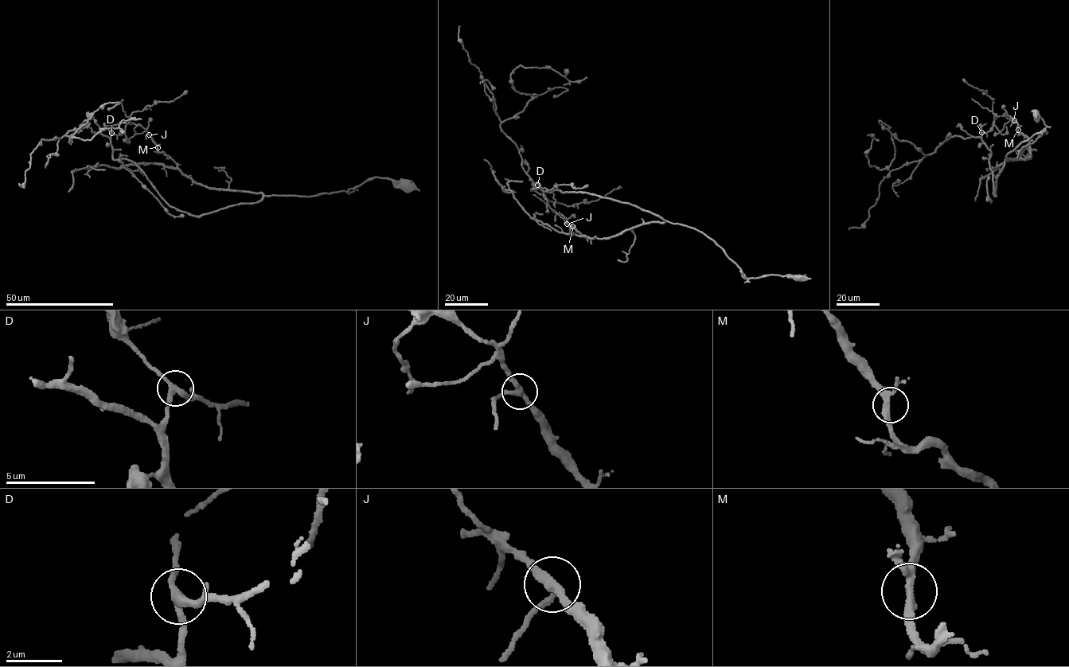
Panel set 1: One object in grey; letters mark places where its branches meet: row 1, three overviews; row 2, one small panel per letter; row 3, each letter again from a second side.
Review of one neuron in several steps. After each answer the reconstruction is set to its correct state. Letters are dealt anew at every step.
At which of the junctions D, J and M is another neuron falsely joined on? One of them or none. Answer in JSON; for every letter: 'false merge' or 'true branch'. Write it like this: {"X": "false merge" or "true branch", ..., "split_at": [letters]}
{"D": "true branch", "J": "true branch", "M": "true branch", "split_at": []}

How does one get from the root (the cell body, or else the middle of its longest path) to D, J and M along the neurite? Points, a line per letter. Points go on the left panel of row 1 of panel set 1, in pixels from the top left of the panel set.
D: (407, 186), (376, 177), (309, 196), (208, 188), (160, 152), (146, 131), (128, 139), (124, 131), (111, 133)
J: (407, 186), (376, 177), (347, 191), (309, 196), (208, 188), (188, 178), (158, 150), (149, 134)
M: (407, 186), (376, 177), (368, 178), (347, 191), (309, 196), (263, 195), (208, 188), (188, 178), (158, 147)

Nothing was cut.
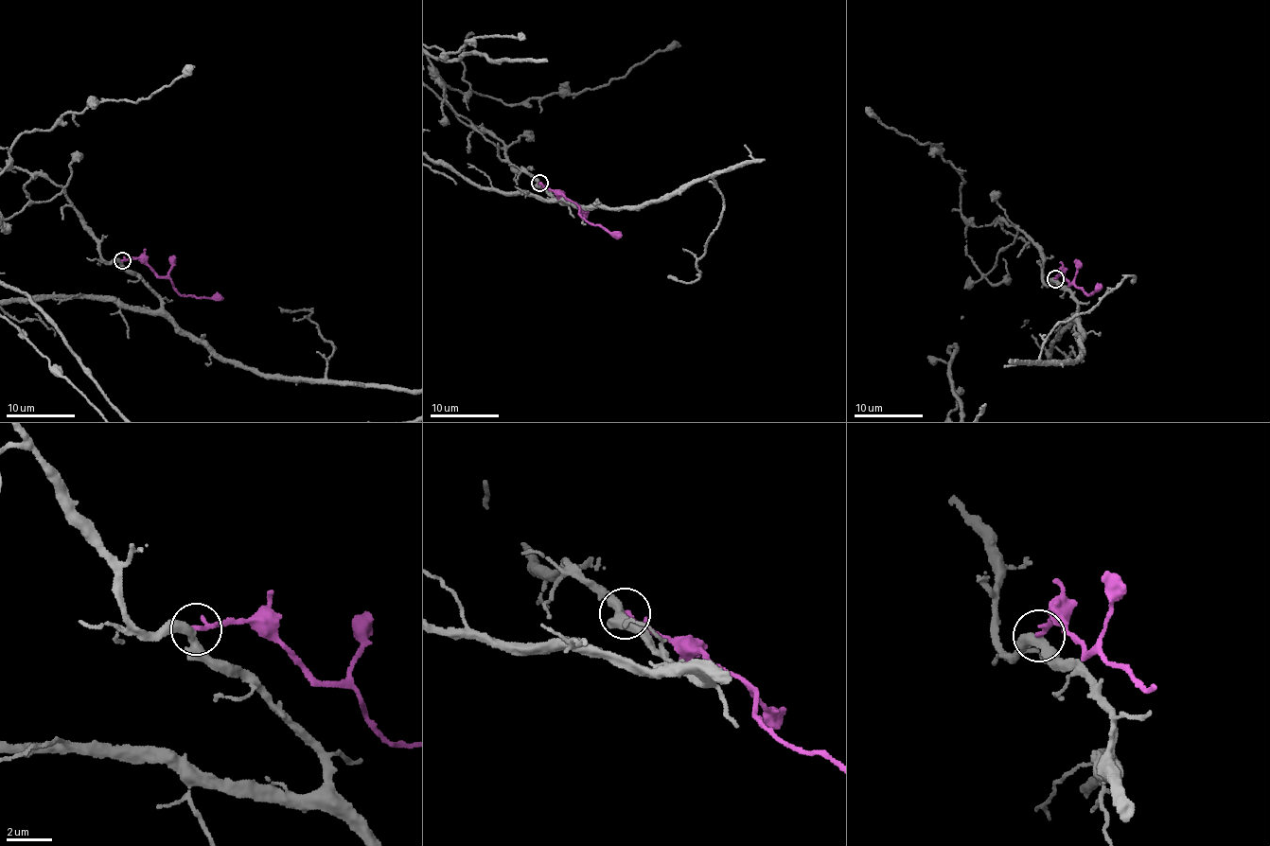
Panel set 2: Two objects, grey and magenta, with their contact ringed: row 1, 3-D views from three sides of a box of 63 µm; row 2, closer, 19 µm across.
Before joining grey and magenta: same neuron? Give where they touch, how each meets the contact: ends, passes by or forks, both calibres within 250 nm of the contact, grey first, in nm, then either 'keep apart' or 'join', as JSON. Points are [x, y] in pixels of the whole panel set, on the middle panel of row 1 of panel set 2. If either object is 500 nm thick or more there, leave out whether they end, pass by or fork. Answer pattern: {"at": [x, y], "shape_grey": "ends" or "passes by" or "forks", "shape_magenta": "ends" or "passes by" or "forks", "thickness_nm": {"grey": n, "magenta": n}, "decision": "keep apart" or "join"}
{"at": [539, 183], "shape_grey": "passes by", "shape_magenta": "ends", "thickness_nm": {"grey": 400, "magenta": 240}, "decision": "keep apart"}

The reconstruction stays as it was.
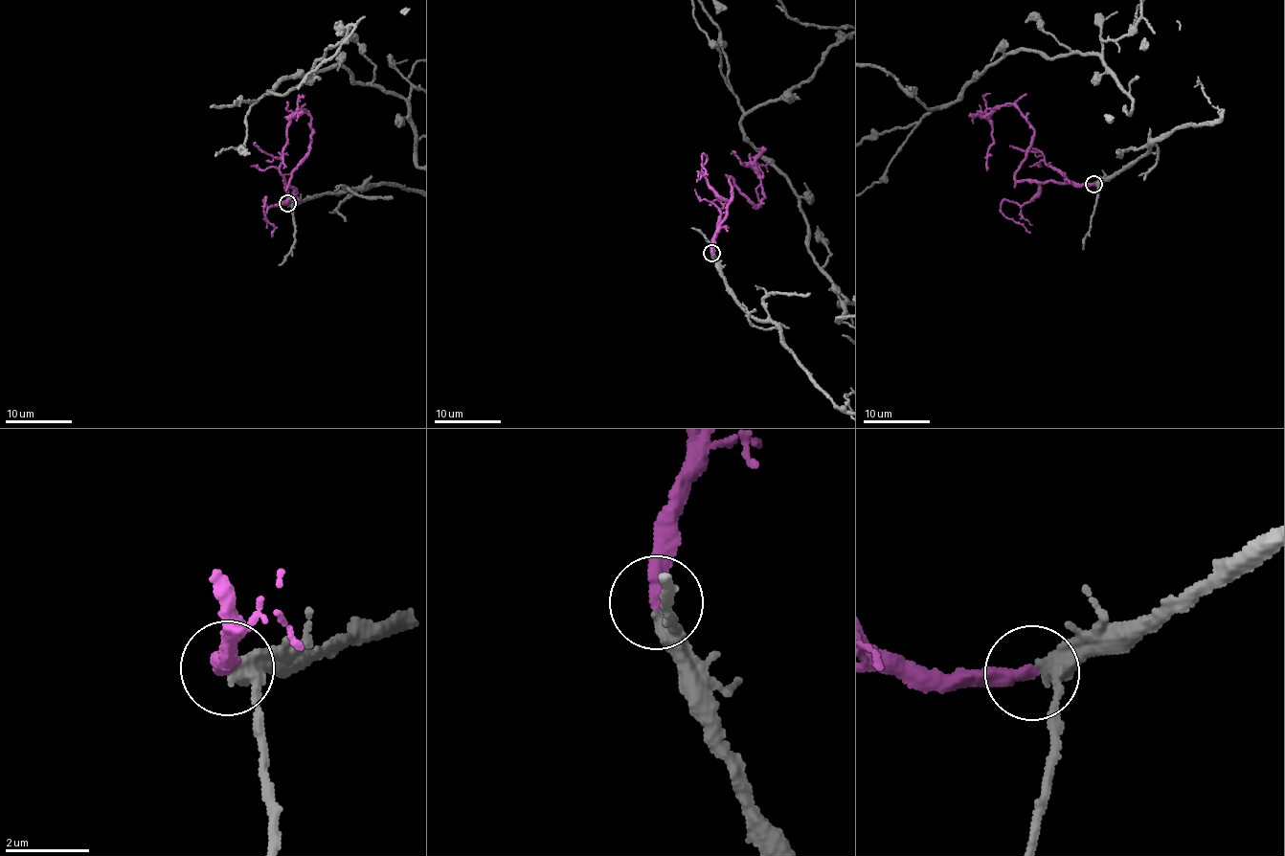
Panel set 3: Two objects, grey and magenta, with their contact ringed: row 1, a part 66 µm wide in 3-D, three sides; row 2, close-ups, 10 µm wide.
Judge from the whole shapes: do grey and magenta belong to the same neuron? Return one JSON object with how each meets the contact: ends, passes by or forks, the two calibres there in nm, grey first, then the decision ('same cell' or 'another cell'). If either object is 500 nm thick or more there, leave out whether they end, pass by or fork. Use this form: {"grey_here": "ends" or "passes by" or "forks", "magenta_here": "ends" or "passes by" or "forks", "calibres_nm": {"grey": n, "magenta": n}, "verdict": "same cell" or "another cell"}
{"grey_here": "passes by", "magenta_here": "ends", "calibres_nm": {"grey": 320, "magenta": 340}, "verdict": "same cell"}

